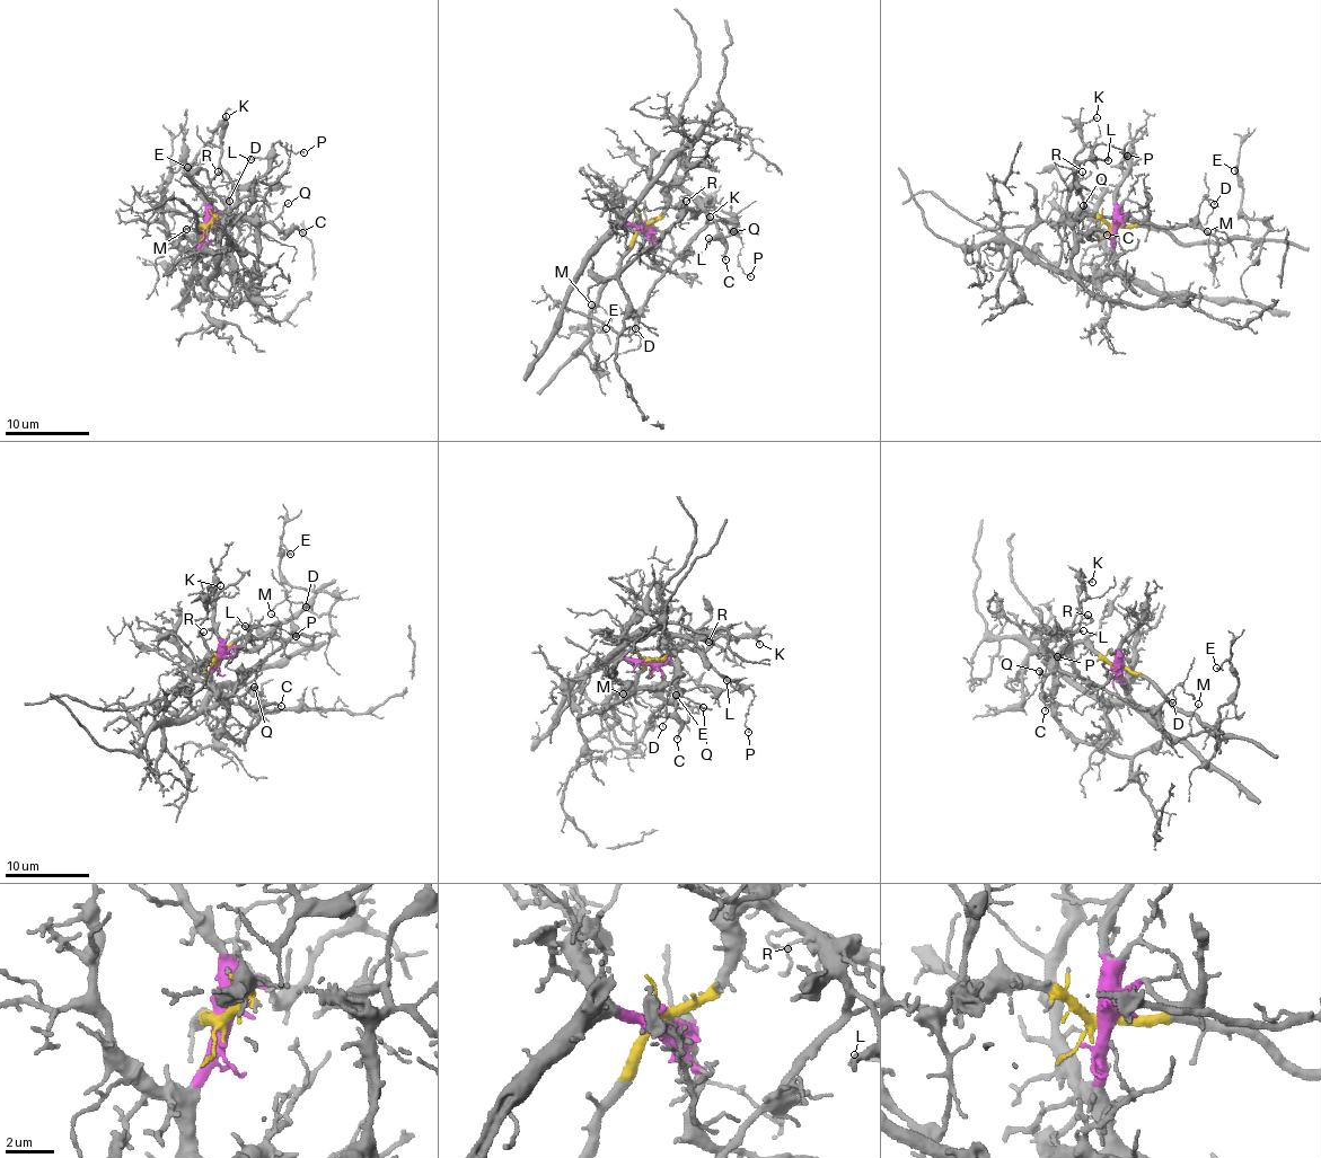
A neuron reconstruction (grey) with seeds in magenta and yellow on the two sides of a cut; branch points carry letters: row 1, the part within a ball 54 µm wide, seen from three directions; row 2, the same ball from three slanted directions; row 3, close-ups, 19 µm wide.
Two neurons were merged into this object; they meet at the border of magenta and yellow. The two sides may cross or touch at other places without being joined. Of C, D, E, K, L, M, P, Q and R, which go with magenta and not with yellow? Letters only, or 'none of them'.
none of them

